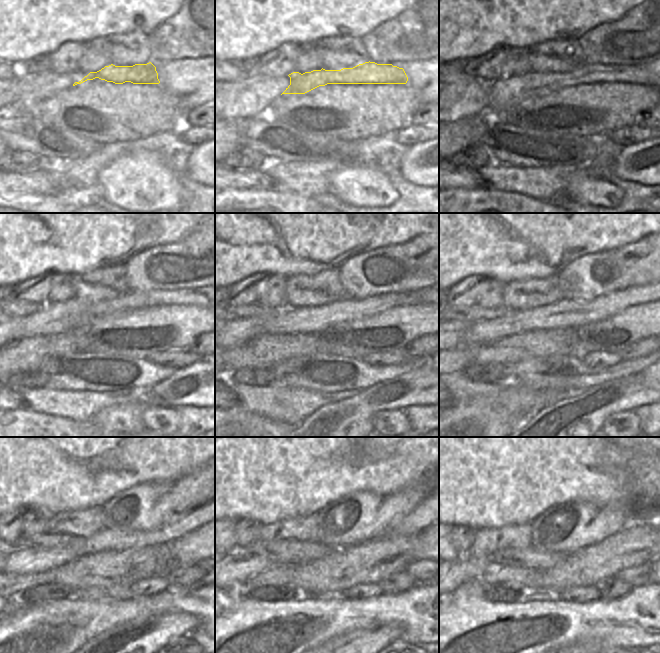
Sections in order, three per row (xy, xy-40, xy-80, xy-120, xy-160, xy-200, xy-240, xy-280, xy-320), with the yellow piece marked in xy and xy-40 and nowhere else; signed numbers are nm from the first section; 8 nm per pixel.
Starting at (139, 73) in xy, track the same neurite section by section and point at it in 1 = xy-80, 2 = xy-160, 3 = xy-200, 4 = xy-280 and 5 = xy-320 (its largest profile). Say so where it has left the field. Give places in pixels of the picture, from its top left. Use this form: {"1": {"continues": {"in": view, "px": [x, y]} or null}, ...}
{"1": {"continues": {"in": "xy-80", "px": [509, 91]}}, "2": {"continues": {"in": "xy-160", "px": [286, 319]}}, "3": {"continues": {"in": "xy-200", "px": [566, 313]}}, "4": {"continues": {"in": "xy-280", "px": [240, 563]}}, "5": {"continues": {"in": "xy-320", "px": [461, 569]}}}

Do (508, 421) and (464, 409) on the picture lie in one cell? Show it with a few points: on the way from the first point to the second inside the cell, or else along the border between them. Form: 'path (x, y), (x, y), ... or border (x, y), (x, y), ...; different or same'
path (497, 421), (475, 420); same

